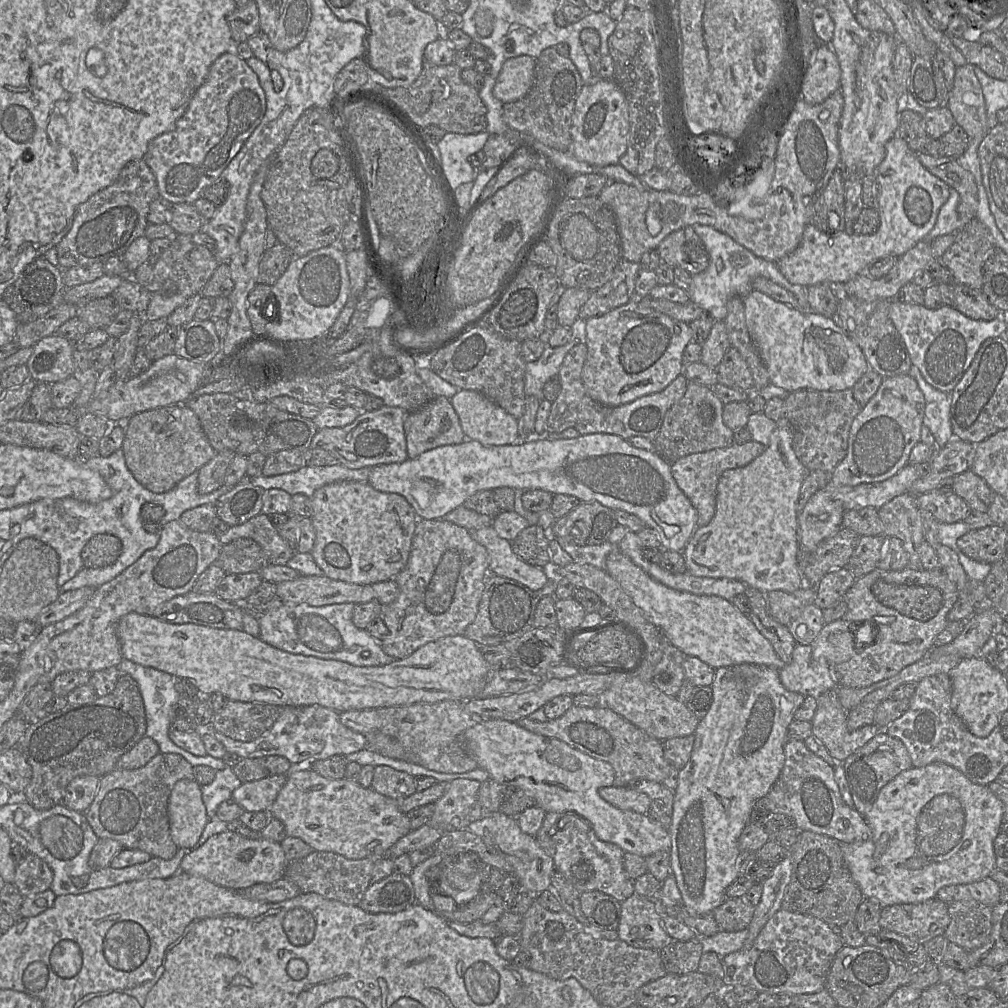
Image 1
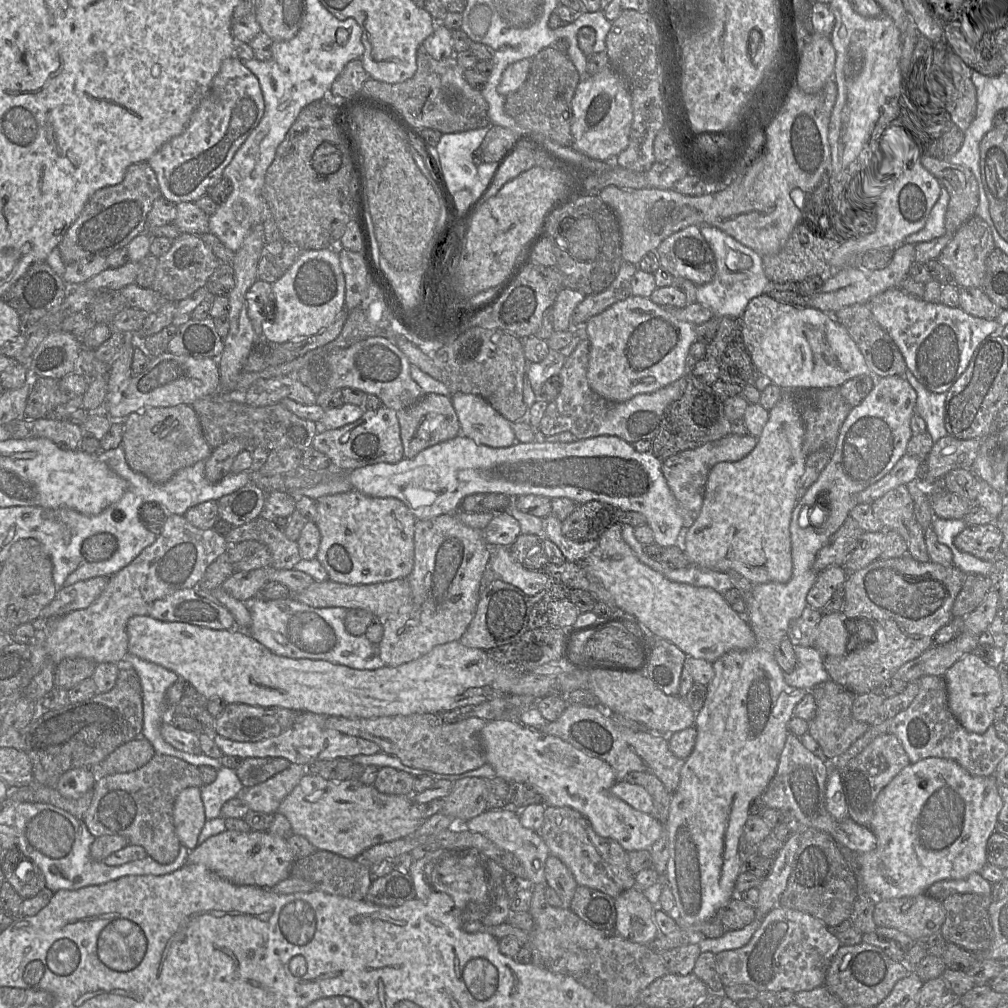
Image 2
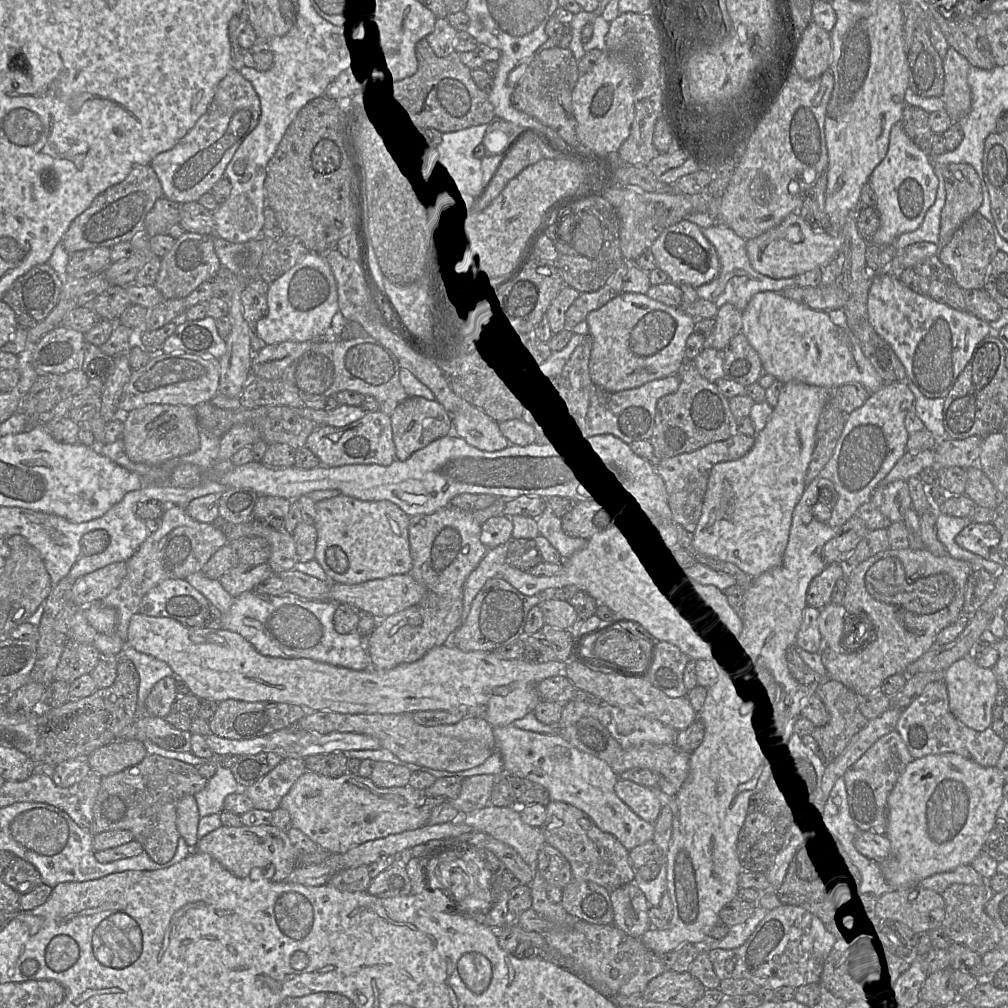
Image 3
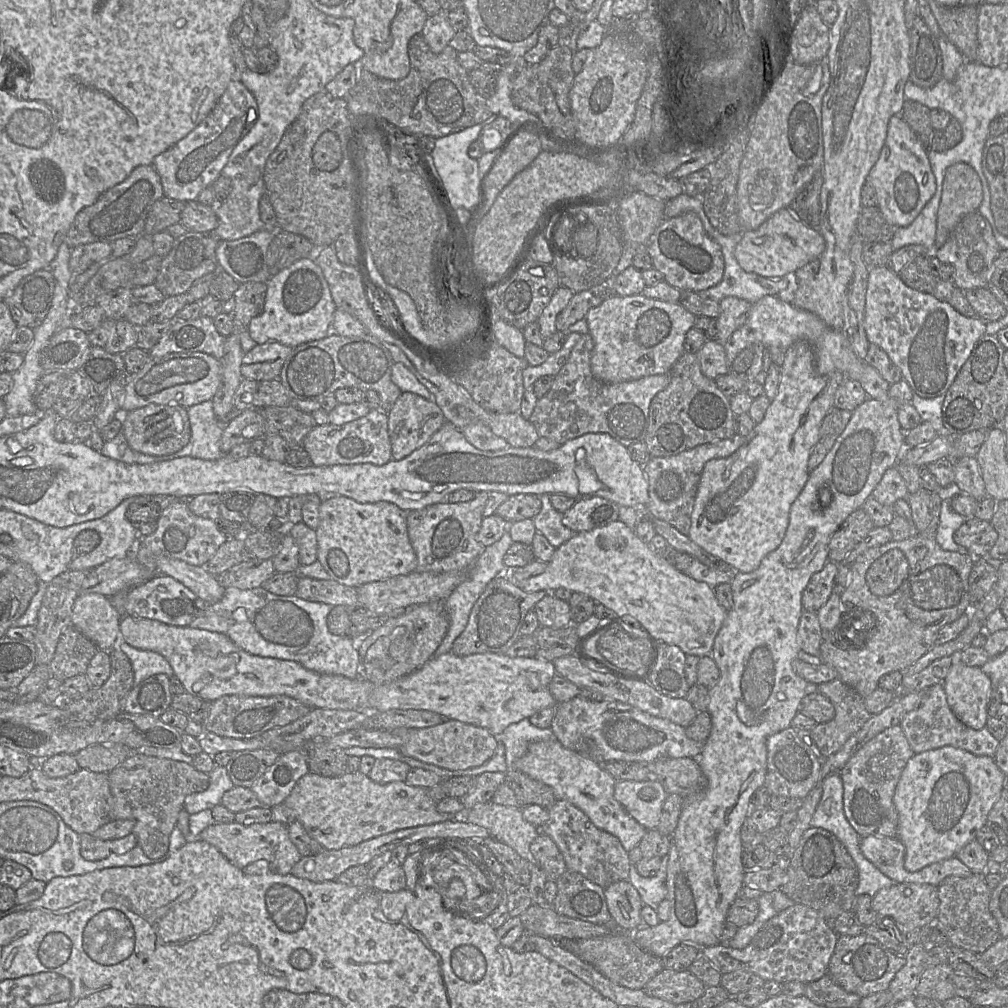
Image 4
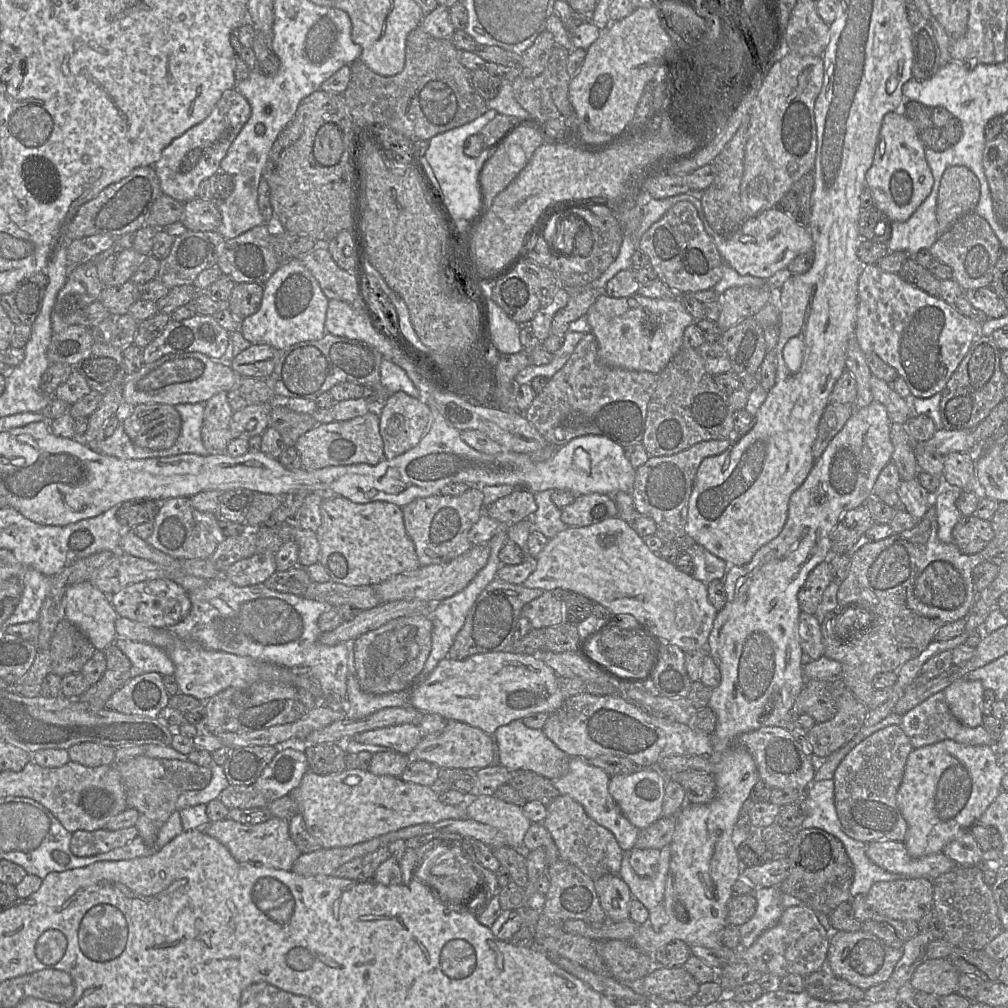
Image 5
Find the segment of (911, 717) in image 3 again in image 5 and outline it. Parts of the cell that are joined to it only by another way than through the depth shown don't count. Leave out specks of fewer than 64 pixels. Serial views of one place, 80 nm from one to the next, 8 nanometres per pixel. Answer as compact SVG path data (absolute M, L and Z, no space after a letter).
M943 691L931 695L915 708L904 714L900 727L909 738L913 748L920 748L947 739L965 745L992 745L995 747L994 740L983 725L972 728L962 724L955 718L949 709Z

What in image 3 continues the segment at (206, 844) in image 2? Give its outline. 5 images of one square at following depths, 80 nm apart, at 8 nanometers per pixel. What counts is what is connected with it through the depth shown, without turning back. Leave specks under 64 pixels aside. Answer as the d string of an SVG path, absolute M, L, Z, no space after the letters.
M272 824L240 827L222 825L199 839L192 851L210 855L236 877L267 879L272 882L286 881L299 859L288 833Z

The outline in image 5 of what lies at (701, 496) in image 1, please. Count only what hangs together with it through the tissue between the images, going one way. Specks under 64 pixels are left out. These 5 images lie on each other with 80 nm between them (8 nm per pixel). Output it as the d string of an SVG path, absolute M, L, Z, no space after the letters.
M731 439L708 440L670 456L650 457L636 469L632 490L635 510L655 521L658 531L655 535L664 542L674 538L685 538L688 517L688 501L693 490L697 470L702 460L723 453L732 443Z

